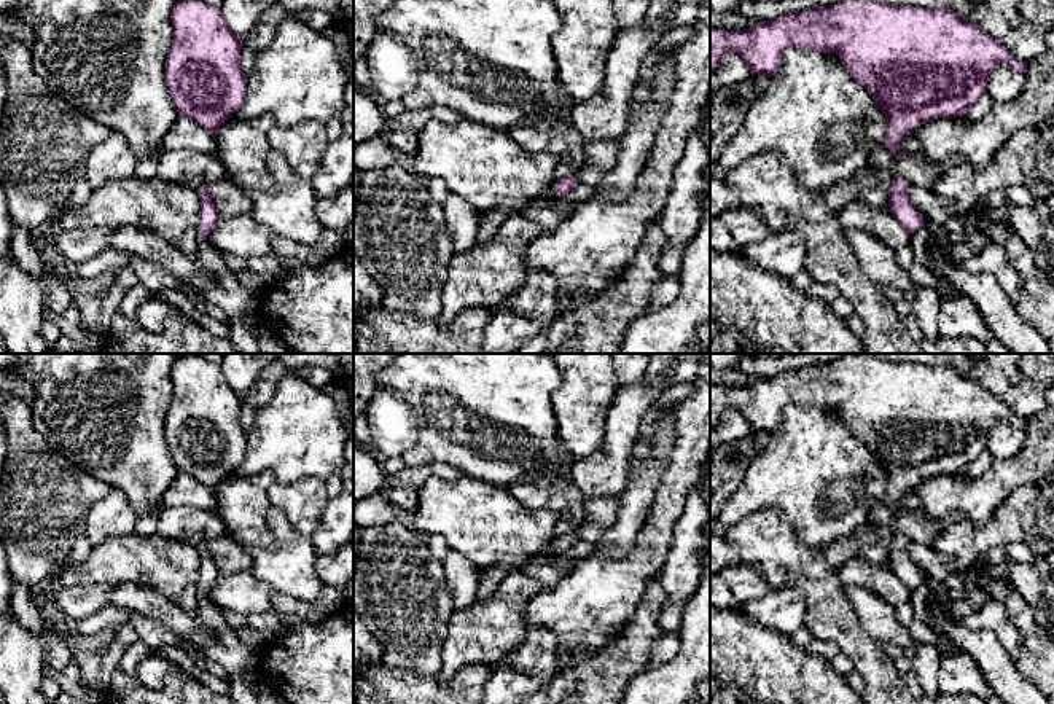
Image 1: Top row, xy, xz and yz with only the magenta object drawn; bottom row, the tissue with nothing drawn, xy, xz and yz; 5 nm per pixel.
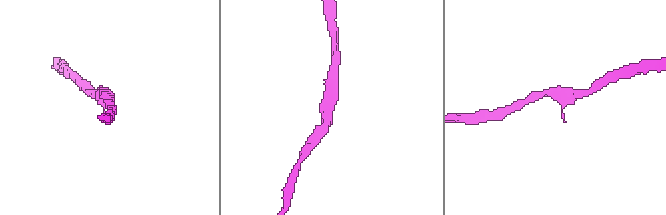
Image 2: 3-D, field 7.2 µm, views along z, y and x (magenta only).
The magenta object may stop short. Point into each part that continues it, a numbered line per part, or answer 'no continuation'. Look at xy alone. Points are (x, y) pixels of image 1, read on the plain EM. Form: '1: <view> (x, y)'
no continuation

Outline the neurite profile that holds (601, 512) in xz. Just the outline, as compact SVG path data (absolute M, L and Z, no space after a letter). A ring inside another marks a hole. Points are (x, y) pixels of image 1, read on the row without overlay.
M586 497L586 518L573 530L578 543L559 557L559 565L572 572L578 564L594 561L603 532L615 524L618 508L619 497Z

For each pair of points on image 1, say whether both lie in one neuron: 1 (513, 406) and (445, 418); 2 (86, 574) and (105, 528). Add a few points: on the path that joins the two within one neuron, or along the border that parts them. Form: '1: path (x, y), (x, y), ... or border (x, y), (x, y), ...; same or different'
1: path (495, 406), (475, 408), (462, 418); same
2: border (132, 531), (123, 535), (110, 535), (93, 548); different

